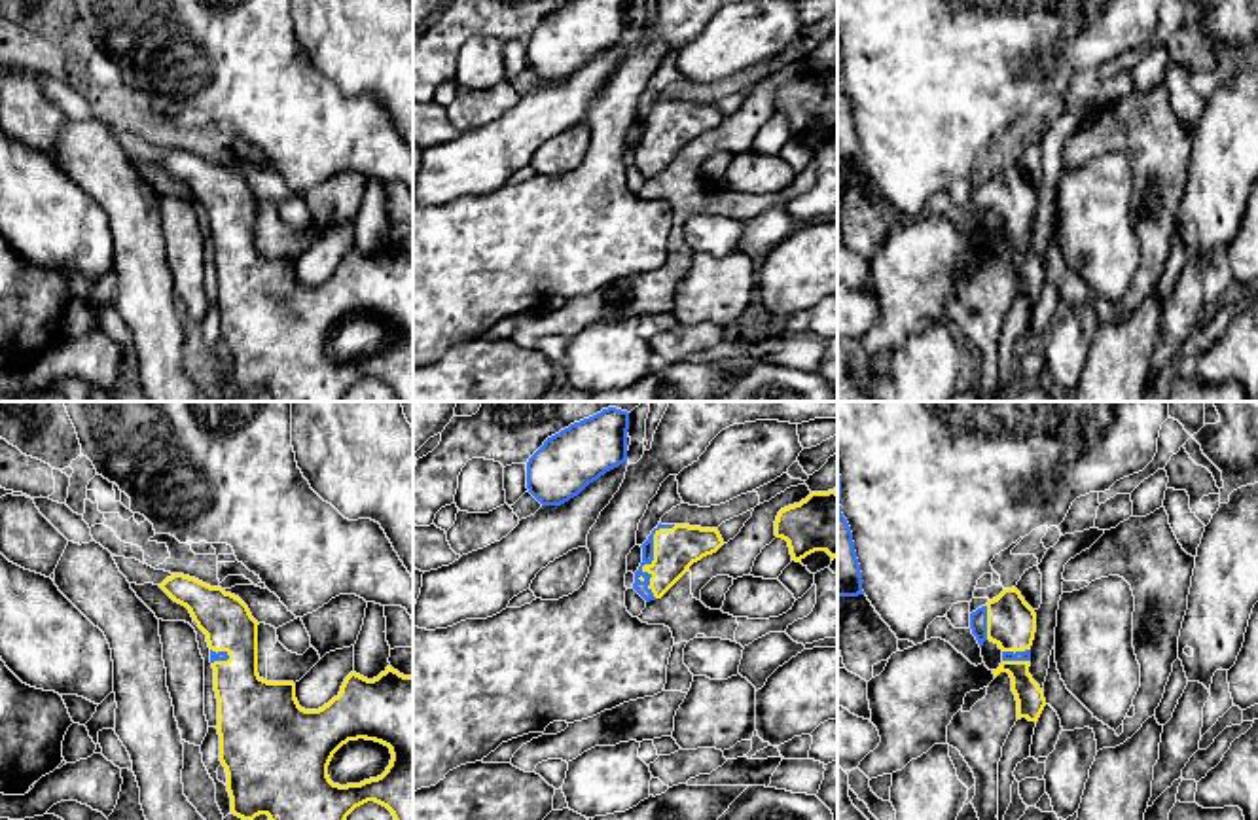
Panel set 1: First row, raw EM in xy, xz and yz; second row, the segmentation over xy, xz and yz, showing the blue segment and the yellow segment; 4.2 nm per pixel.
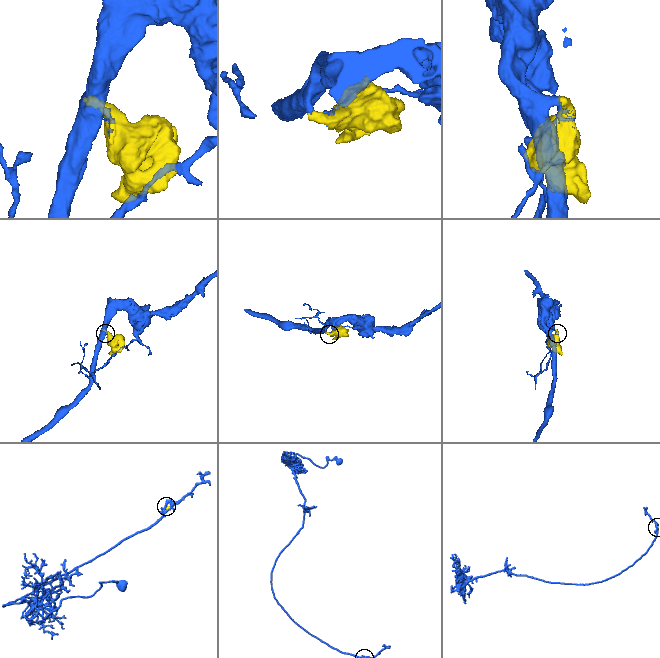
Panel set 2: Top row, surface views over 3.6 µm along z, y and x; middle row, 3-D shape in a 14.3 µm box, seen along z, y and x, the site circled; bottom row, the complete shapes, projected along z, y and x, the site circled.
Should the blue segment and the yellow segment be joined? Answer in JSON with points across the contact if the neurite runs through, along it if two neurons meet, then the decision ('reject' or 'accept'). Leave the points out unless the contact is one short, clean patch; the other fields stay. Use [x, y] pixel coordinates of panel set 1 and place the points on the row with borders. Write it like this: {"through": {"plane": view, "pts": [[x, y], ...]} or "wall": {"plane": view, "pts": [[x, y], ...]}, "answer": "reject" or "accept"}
{"answer": "accept"}

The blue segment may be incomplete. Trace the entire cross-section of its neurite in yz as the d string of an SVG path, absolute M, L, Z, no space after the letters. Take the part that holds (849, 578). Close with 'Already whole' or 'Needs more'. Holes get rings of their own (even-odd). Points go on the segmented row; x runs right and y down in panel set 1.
M837 464L837 597L858 597L862 591L862 572L854 551L853 532L841 513L841 475Z. Already whole

